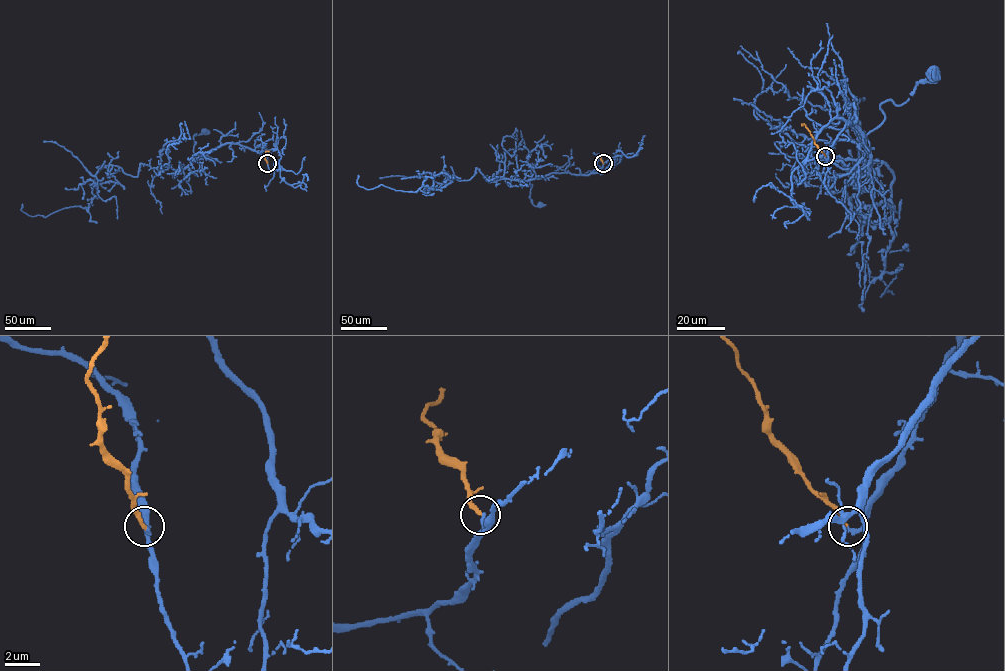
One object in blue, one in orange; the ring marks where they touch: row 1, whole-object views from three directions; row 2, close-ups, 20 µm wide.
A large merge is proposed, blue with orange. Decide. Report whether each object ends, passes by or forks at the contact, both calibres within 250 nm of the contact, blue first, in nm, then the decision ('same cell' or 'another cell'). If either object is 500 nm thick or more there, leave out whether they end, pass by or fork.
blue passes by; orange ends there; 180 nm thick on the blue side, 200 nm on the other; same cell

